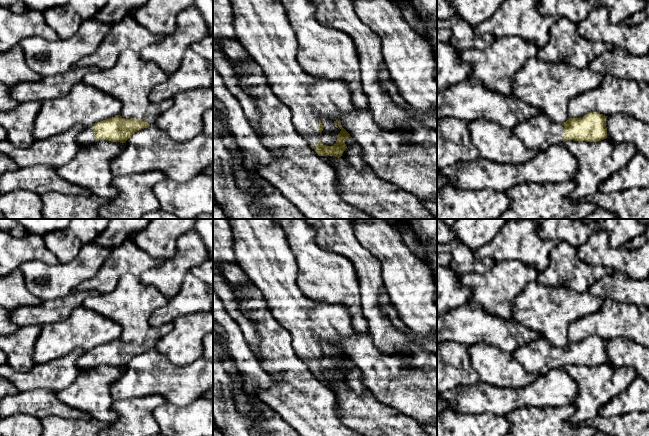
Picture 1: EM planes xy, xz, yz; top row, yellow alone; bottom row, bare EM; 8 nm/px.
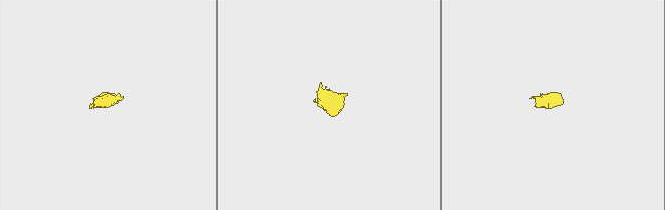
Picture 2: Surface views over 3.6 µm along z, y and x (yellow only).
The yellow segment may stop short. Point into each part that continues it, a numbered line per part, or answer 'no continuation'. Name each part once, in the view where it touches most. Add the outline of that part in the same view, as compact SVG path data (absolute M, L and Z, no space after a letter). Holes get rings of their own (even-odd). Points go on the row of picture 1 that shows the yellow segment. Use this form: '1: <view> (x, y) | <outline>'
1: xz (262, 28) | M230 0L230 2L233 9L233 25L238 41L262 69L275 96L291 110L295 128L310 145L314 146L313 150L316 152L316 146L320 139L319 119L325 117L334 122L342 114L357 110L352 103L352 95L348 85L340 80L327 80L310 76L304 72L297 61L298 42L296 35L287 19L284 7L278 0Z

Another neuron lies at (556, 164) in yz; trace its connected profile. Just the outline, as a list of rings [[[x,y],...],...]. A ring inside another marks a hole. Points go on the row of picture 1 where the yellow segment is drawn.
[[[564,143],[551,145],[521,164],[496,163],[481,157],[459,161],[441,170],[455,187],[507,191],[520,183],[551,184],[572,180],[578,163]]]

